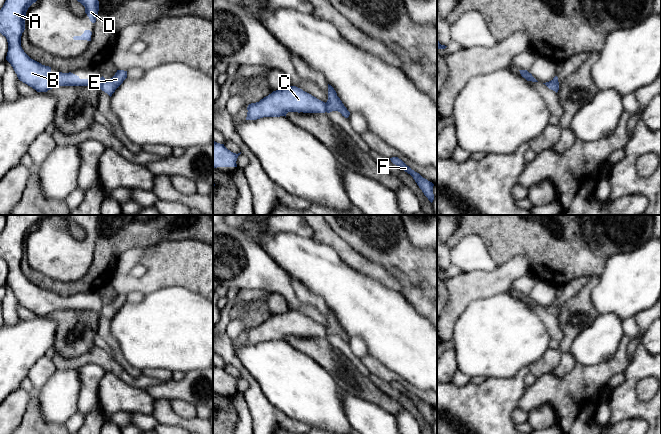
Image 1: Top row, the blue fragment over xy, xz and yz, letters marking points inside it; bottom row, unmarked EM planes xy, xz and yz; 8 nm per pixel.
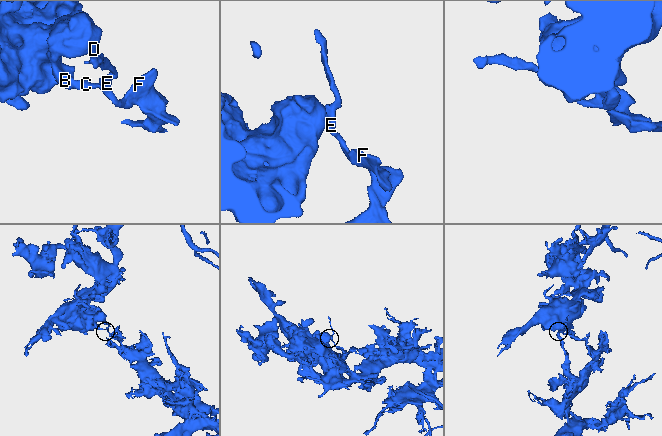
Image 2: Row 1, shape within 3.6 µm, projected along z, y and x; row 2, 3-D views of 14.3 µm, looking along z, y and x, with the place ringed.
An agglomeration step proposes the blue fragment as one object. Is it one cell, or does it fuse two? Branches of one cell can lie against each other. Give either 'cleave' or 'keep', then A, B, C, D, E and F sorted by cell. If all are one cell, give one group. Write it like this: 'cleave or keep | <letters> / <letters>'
cleave | A B C D / E F

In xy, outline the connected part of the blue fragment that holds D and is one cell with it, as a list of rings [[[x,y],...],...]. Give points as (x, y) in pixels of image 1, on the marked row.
[[[77,0],[85,7],[85,13],[89,17],[92,23],[96,22],[96,18],[99,11],[99,1],[98,0]]]

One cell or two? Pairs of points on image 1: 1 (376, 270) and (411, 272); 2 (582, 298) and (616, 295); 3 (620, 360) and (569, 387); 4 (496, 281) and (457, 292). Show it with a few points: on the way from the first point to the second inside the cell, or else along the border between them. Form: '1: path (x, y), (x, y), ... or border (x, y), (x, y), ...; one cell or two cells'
1: border (368, 259), (383, 266), (396, 279), (400, 288); two cells
2: border (599, 276), (591, 291), (597, 312), (593, 320); two cells
3: path (607, 370), (582, 386); one cell
4: path (486, 284), (467, 287); one cell

